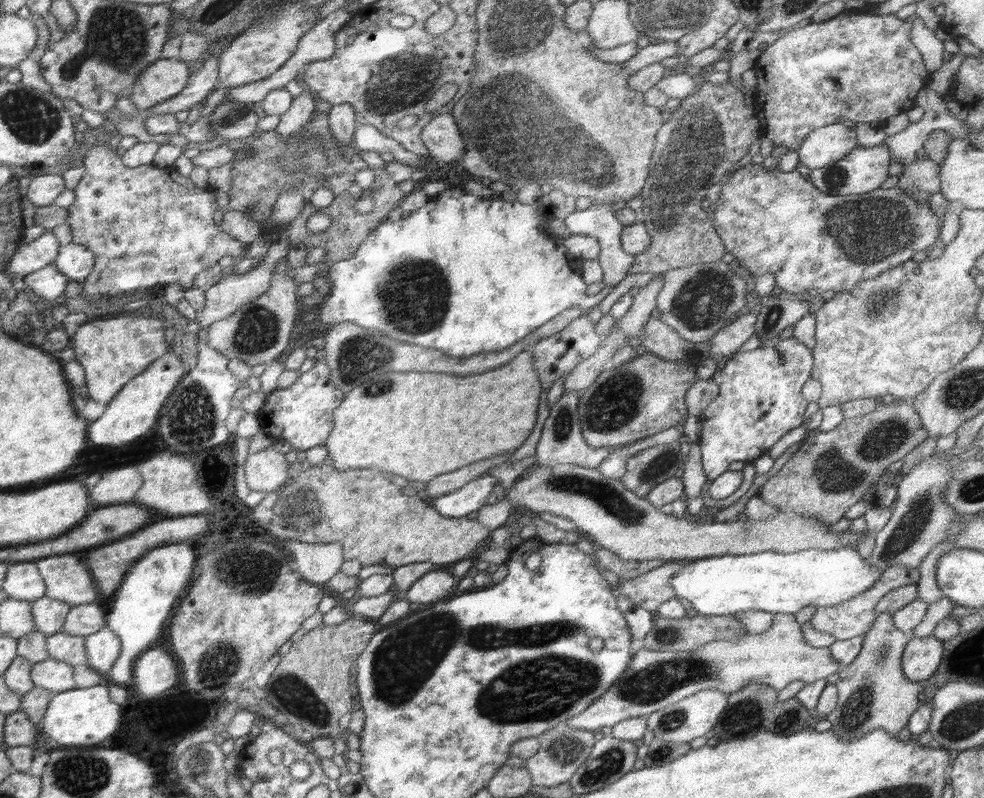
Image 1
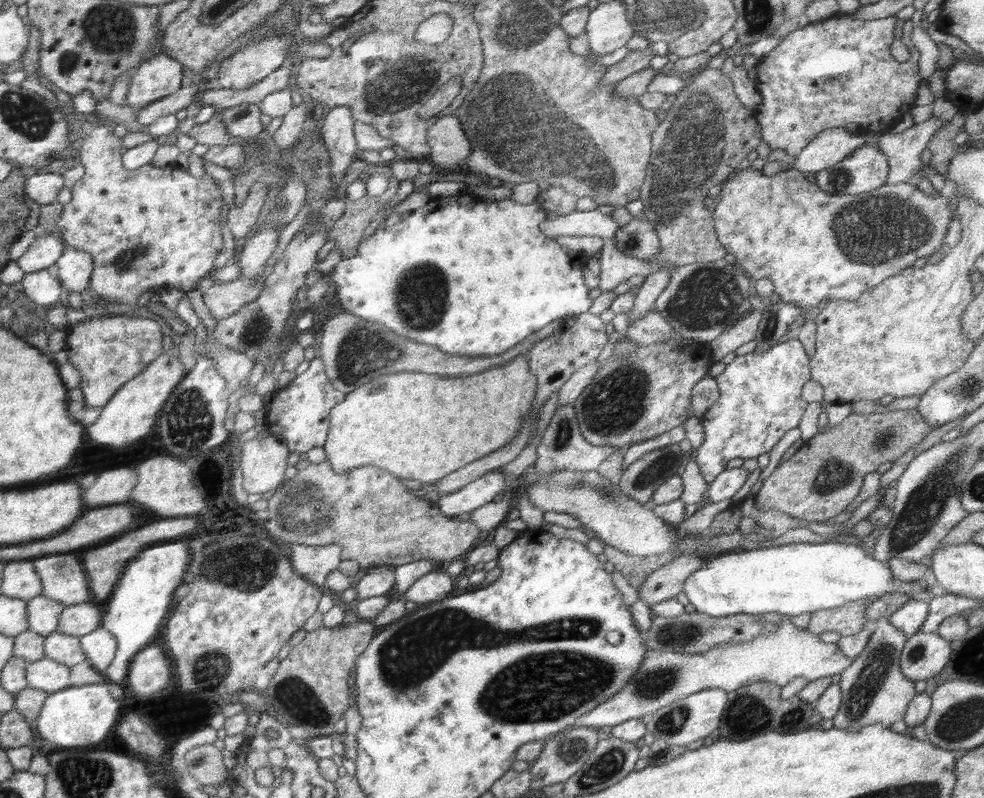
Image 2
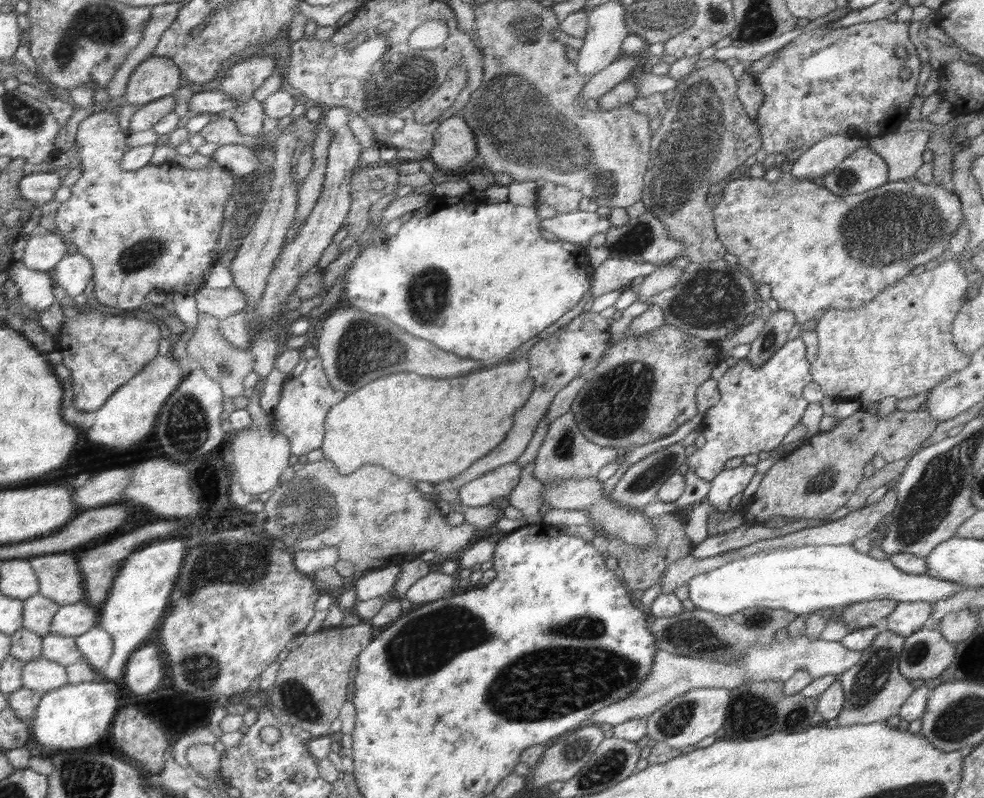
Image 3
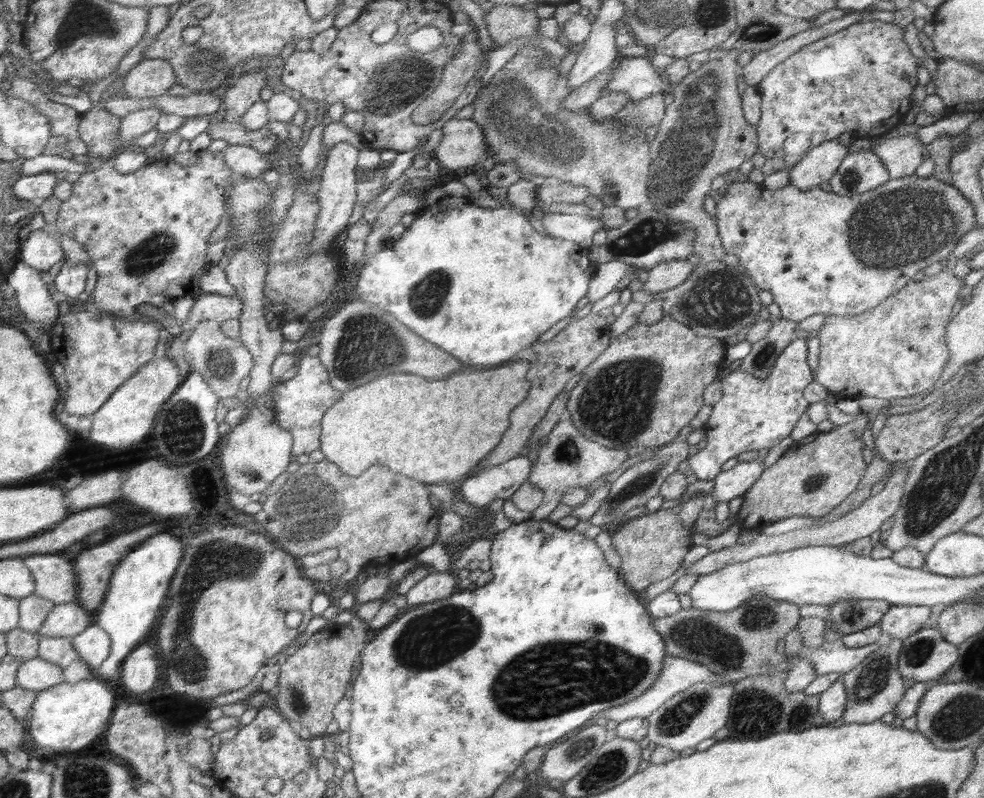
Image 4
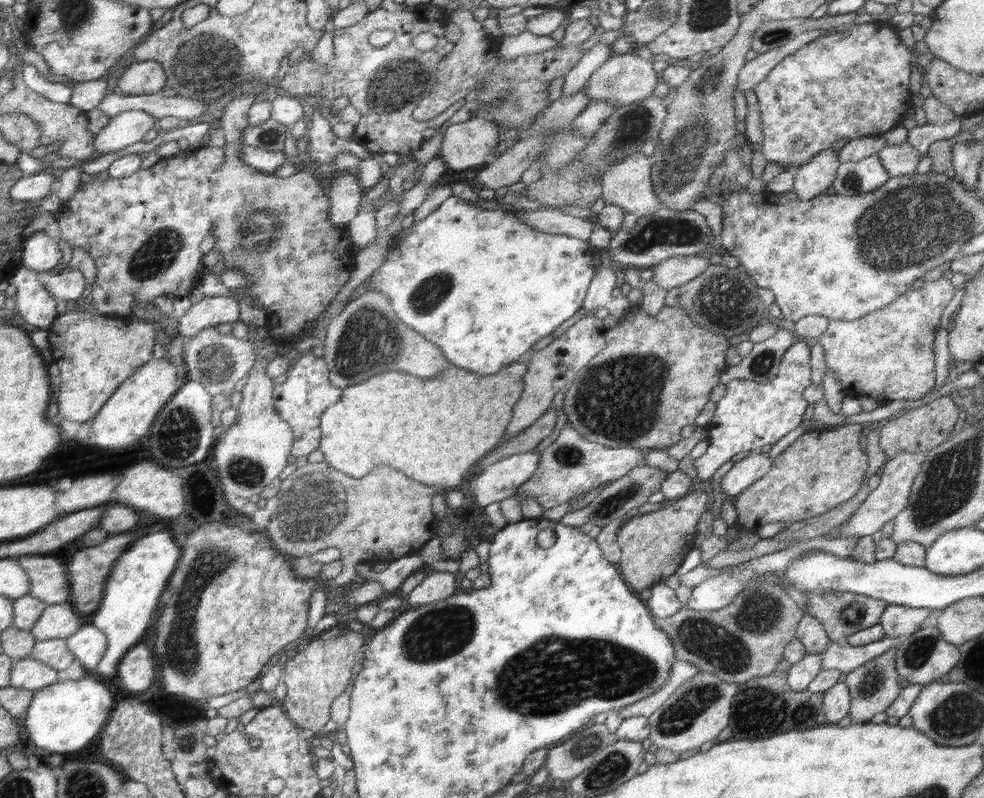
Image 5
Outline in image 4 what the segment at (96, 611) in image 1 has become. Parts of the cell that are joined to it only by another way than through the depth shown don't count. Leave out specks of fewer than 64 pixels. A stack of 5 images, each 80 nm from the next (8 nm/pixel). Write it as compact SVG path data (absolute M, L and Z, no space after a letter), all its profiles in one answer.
M76 600L53 608L38 632L41 638L73 637L94 624L94 612L84 610Z

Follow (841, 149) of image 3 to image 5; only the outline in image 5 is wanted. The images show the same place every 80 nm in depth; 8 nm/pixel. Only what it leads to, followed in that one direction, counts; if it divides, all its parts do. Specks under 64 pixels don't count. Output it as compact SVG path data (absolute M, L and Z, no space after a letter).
M832 148L822 150L808 163L797 167L793 193L804 202L826 193L833 186L840 166L837 151Z

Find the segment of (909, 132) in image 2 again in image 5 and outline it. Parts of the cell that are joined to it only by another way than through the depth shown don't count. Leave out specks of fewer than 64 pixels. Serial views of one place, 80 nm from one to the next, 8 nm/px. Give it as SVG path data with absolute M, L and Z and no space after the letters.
M908 141L900 145L886 145L878 156L882 165L888 169L890 178L916 172L916 166L923 158Z

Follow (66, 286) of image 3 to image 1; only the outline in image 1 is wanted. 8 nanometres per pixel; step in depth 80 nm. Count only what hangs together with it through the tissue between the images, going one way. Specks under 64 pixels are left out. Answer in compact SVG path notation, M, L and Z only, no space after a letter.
M71 242L59 248L58 256L52 264L72 282L84 284L92 271L92 264L96 264L96 254L83 244Z

